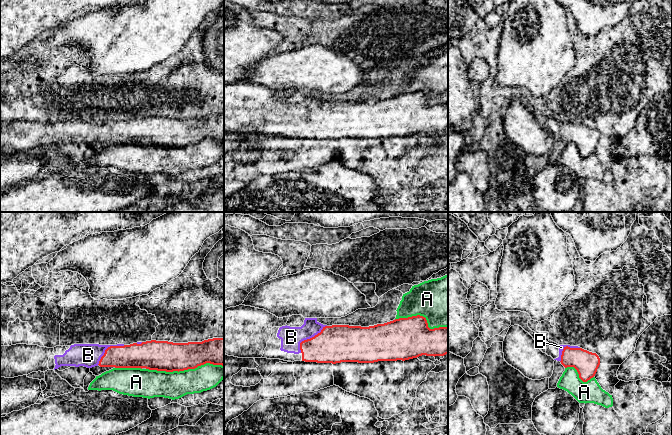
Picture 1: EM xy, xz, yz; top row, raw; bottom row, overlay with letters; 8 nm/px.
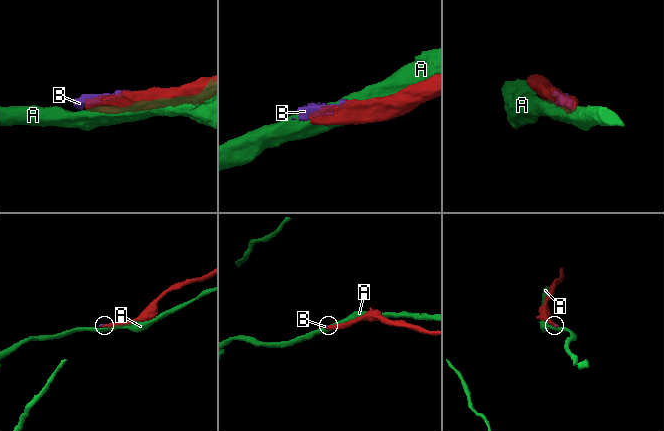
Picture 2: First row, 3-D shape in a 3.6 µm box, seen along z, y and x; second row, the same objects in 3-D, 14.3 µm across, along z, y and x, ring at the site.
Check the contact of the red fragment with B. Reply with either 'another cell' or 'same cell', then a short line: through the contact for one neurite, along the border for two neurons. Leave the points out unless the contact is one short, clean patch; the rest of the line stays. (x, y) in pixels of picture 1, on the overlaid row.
same cell

